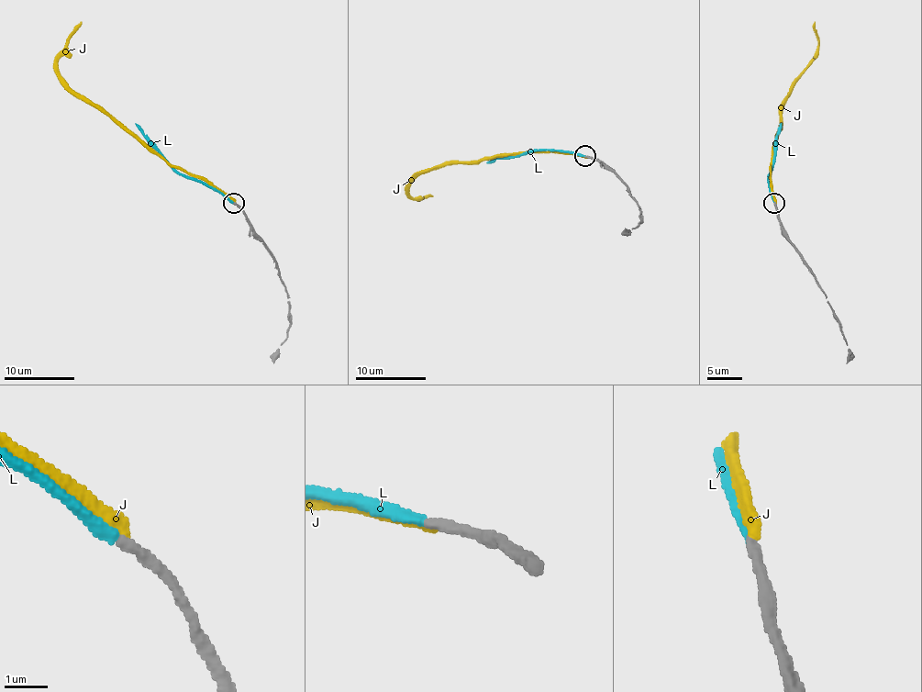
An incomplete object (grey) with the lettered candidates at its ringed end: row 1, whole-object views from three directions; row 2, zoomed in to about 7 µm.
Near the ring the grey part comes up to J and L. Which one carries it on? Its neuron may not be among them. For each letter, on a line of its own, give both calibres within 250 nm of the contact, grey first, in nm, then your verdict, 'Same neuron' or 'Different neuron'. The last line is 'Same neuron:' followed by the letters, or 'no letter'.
J: Thickness 280 nm (grey) against 280 nm. Different neuron
L: Thickness 260 nm (grey) against 260 nm. Same neuron
Same neuron: L

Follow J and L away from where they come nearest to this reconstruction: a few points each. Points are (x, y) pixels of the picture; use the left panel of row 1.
J: (235, 202), (203, 180), (168, 165), (72, 88), (60, 74), (58, 61), (67, 38), (81, 22)
L: (233, 202), (212, 188), (182, 176), (135, 124)

